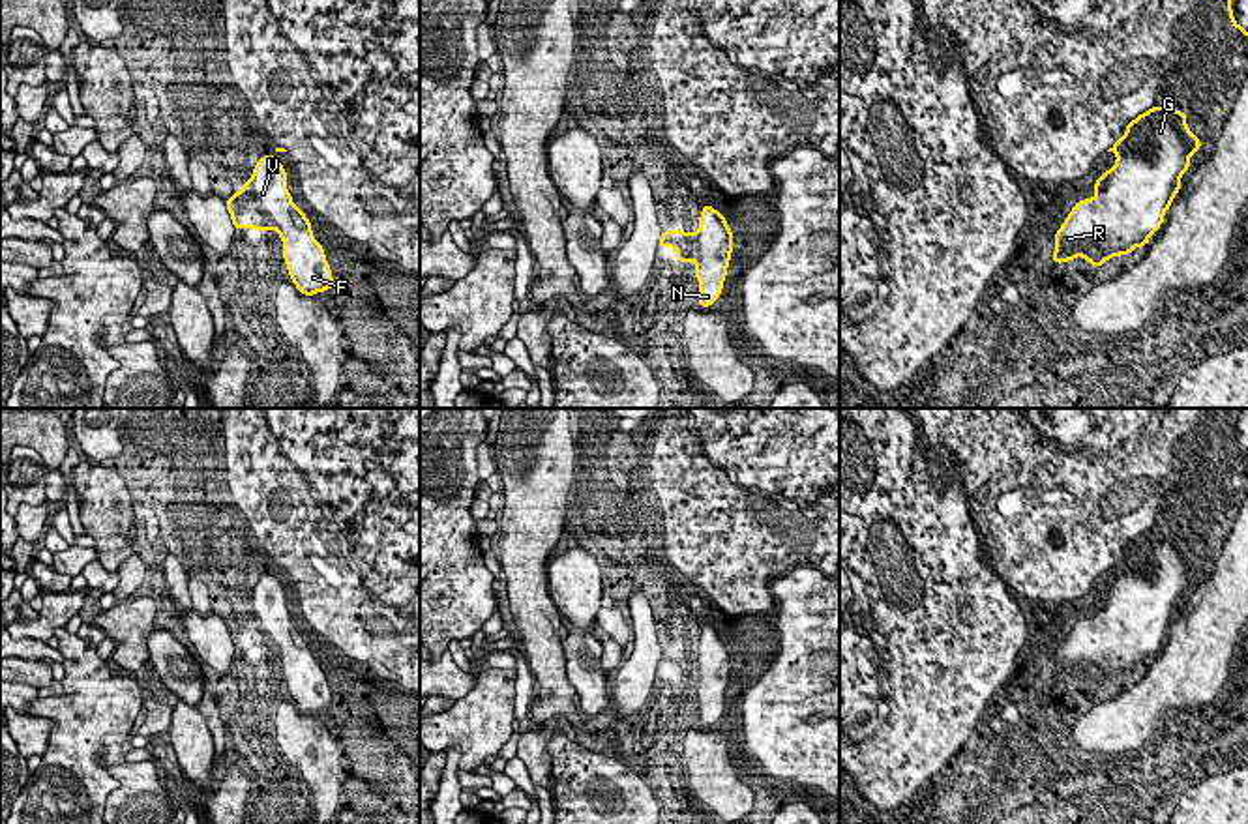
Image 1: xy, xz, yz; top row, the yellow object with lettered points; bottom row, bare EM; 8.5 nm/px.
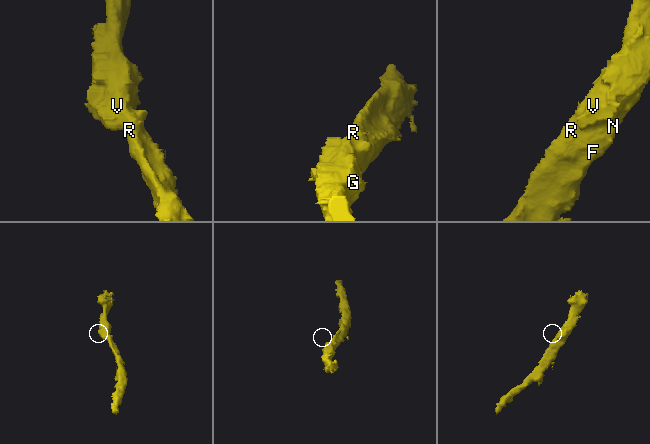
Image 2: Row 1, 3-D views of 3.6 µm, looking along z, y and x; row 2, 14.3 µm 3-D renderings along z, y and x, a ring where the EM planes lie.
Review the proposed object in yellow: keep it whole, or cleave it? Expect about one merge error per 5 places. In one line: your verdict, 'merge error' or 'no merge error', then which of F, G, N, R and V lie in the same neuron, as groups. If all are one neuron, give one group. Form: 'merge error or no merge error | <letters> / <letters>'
no merge error | F G N R V

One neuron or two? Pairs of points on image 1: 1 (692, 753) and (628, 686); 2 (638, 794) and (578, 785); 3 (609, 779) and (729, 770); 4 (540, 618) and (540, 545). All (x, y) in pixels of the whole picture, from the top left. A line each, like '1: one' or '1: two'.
1: two
2: one
3: two
4: one

